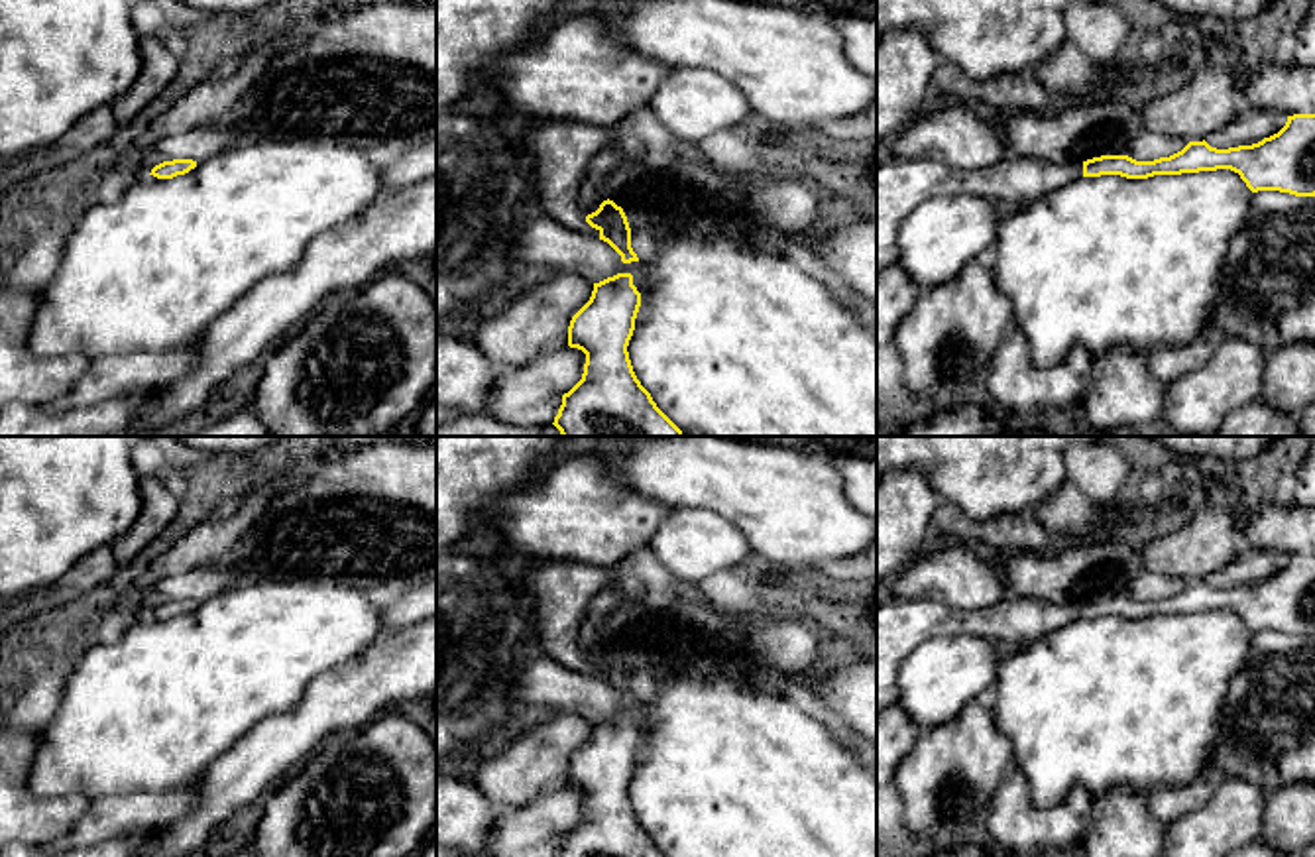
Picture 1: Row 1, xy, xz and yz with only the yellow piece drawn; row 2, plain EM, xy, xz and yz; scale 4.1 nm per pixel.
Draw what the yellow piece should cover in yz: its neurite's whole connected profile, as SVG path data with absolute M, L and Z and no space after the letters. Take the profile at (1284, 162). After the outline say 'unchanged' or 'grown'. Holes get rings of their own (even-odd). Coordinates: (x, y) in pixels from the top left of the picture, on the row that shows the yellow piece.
M1315 114L1287 116L1278 134L1252 145L1217 149L1205 140L1189 142L1181 151L1154 161L1101 155L1083 163L1050 163L1008 153L995 167L979 171L957 171L932 159L877 161L877 273L898 263L902 220L934 197L967 193L1026 206L1079 177L1148 179L1217 169L1238 173L1252 193L1315 197Z; grown

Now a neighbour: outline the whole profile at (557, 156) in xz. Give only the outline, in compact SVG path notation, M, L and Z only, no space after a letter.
M533 120L519 145L537 210L570 230L600 238L600 230L582 214L582 185L592 159L609 145L605 128Z

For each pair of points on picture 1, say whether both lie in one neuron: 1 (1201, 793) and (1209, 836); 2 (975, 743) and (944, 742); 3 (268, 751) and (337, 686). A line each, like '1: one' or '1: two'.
1: two
2: one
3: one

